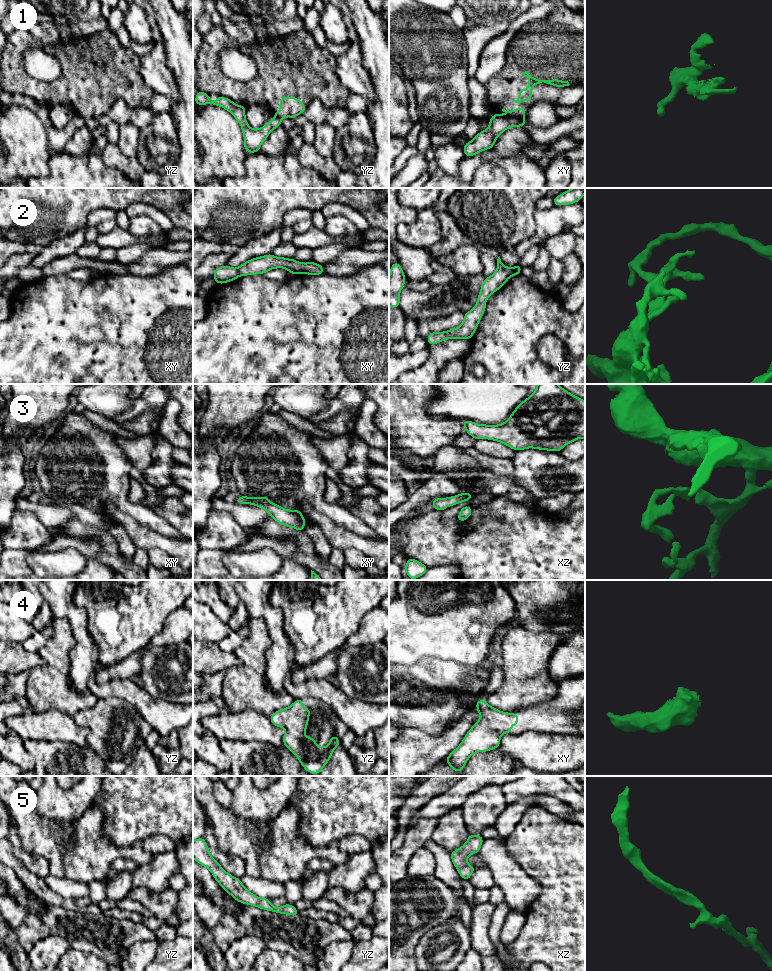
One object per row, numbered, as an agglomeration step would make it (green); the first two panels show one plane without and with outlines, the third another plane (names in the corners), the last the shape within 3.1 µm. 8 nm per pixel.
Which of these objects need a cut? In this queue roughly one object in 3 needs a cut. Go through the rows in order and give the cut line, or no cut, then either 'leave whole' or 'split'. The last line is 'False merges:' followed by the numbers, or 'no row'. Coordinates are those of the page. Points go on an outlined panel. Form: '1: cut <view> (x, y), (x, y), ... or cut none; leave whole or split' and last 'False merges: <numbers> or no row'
1: cut xy (511, 116), (522, 118); split
2: cut yz (513, 268), (510, 276); split
3: cut none; leave whole
4: cut none; leave whole
5: cut none; leave whole
False merges: 1, 2

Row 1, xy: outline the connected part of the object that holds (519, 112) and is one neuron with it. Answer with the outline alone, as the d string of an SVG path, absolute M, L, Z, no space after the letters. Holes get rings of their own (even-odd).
M517 108L515 110L511 110L511 111L506 111L505 109L502 109L503 112L505 112L506 114L510 115L511 117L517 117L517 118L523 118L525 116L525 108Z

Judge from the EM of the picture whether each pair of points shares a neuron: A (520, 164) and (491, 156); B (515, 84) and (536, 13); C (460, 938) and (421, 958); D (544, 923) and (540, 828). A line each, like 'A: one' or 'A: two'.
A: one
B: two
C: one
D: one

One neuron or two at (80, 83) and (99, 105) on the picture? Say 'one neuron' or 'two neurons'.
one neuron

